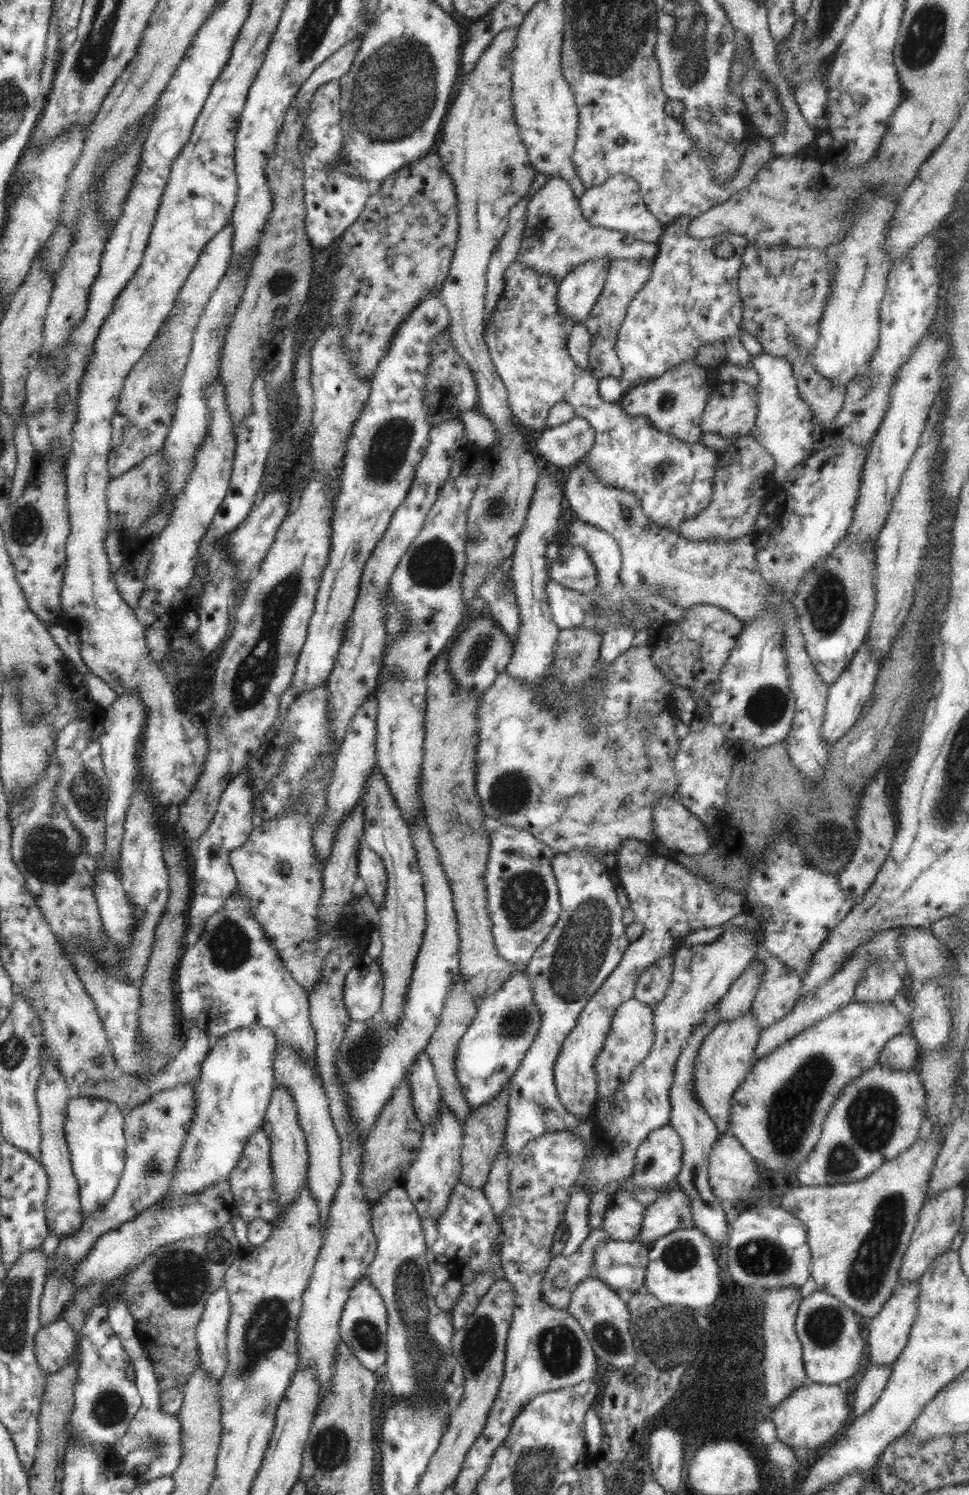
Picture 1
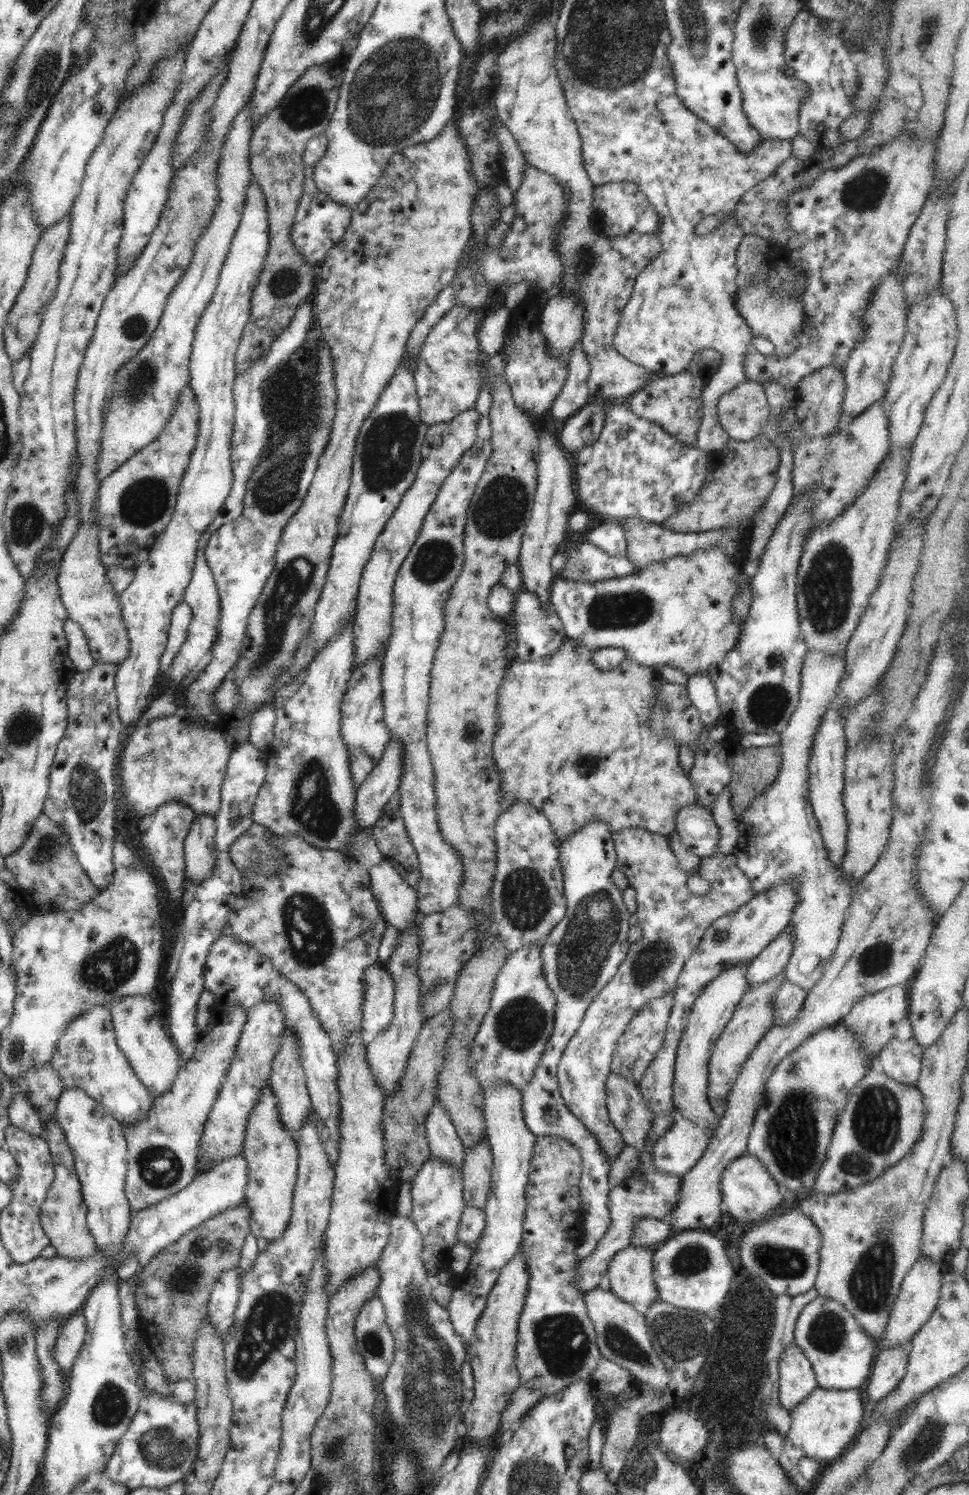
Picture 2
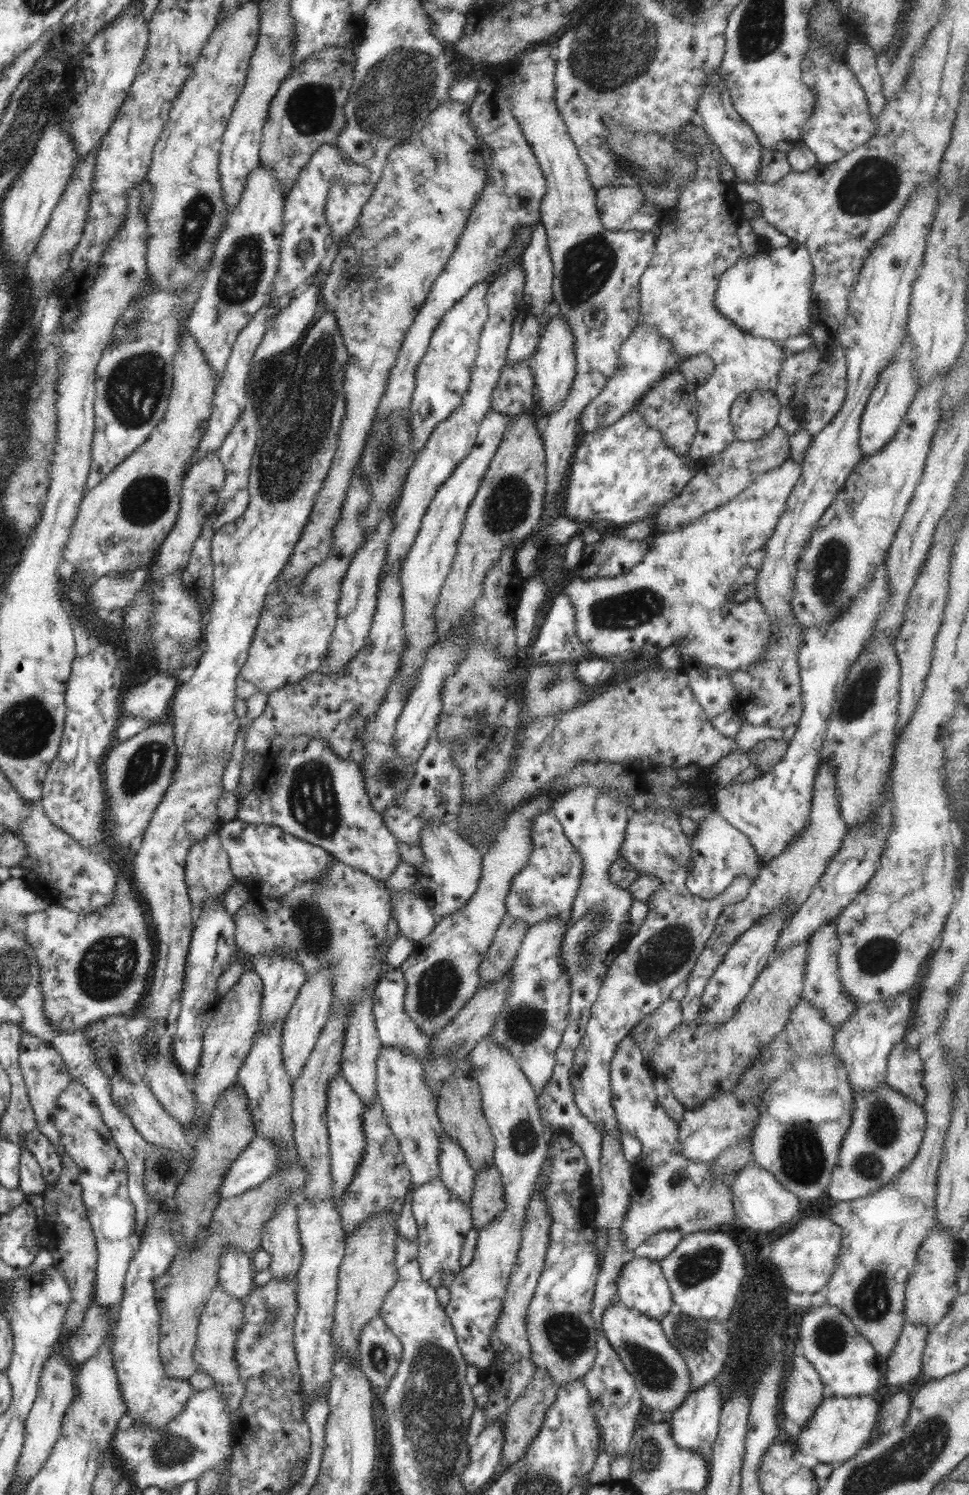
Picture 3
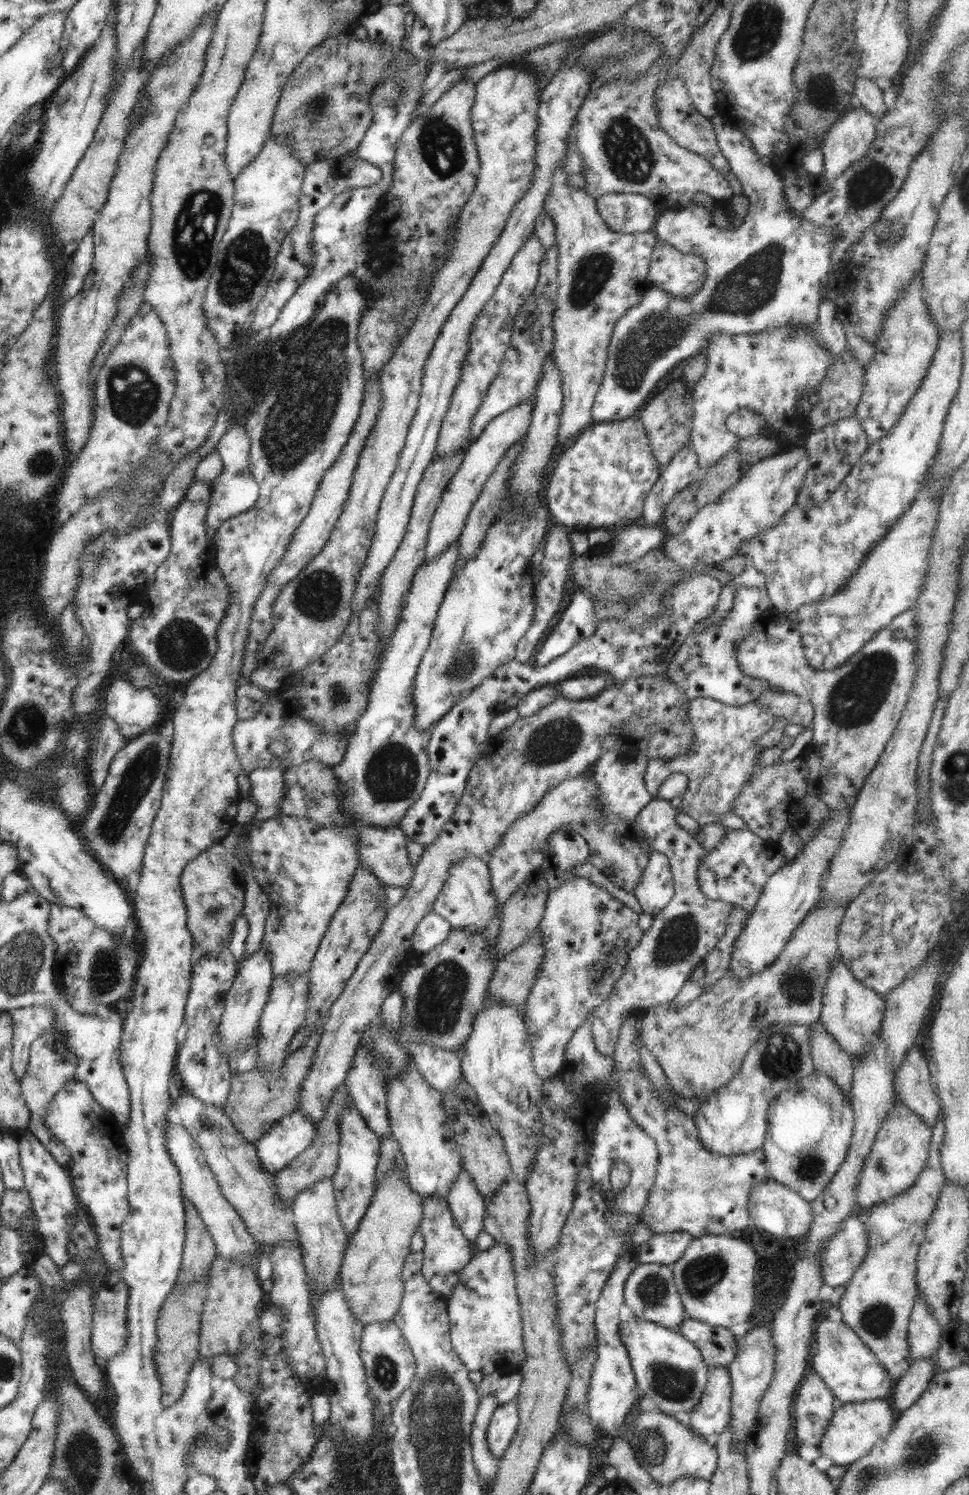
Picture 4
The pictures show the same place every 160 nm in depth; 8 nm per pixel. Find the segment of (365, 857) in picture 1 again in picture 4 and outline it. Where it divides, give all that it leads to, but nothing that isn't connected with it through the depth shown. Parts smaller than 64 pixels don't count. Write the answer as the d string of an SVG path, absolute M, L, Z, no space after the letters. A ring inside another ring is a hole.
M433 910L422 917L411 938L412 950L426 952L449 937L451 924Z

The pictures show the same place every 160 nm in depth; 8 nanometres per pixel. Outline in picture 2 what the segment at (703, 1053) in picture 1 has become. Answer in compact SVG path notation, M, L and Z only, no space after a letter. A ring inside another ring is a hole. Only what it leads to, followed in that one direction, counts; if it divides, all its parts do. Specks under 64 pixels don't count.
M783 970L783 972L771 978L768 982L763 982L746 990L737 1004L737 1008L734 1009L730 1022L724 1027L723 1034L714 1043L708 1065L707 1096L709 1097L708 1102L712 1112L714 1112L718 1120L722 1119L726 1111L727 1097L730 1095L734 1083L736 1083L742 1065L754 1048L756 1048L758 1042L762 1040L764 1033L774 1025L773 996L784 981L788 980Z

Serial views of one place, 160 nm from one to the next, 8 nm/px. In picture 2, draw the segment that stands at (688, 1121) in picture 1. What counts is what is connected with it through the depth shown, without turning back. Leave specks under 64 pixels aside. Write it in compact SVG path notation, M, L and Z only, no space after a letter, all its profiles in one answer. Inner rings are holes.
M743 962L723 970L706 988L698 995L696 1002L692 1005L687 1023L682 1033L674 1067L674 1086L672 1086L673 1106L678 1113L696 1125L702 1125L704 1129L716 1131L719 1127L717 1117L712 1112L708 1102L708 1065L714 1043L723 1034L724 1027L730 1022L734 1009L740 1002L747 988L747 966L749 962Z

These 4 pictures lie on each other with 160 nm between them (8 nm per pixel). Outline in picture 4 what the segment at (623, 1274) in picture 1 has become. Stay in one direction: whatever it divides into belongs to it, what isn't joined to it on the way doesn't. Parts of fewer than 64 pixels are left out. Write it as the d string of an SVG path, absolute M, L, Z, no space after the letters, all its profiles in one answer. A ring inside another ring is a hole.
M639 1263L626 1279L623 1295L625 1305L634 1312L636 1317L655 1322L664 1328L677 1332L680 1323L689 1318L682 1306L670 1265Z

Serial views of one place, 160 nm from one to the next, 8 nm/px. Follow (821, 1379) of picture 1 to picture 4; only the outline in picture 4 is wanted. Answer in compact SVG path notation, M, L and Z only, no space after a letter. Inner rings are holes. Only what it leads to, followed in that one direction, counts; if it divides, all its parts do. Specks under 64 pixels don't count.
M831 1318L818 1321L813 1334L815 1347L810 1369L826 1383L838 1403L857 1403L884 1399L892 1392L894 1380L886 1372L876 1355L846 1323Z

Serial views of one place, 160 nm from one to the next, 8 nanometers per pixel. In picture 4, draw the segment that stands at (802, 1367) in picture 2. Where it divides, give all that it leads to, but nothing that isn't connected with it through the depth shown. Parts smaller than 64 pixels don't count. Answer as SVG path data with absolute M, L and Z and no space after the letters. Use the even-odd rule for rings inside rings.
M808 1370L793 1400L794 1430L802 1444L819 1448L836 1404L838 1401L826 1383L814 1370Z

